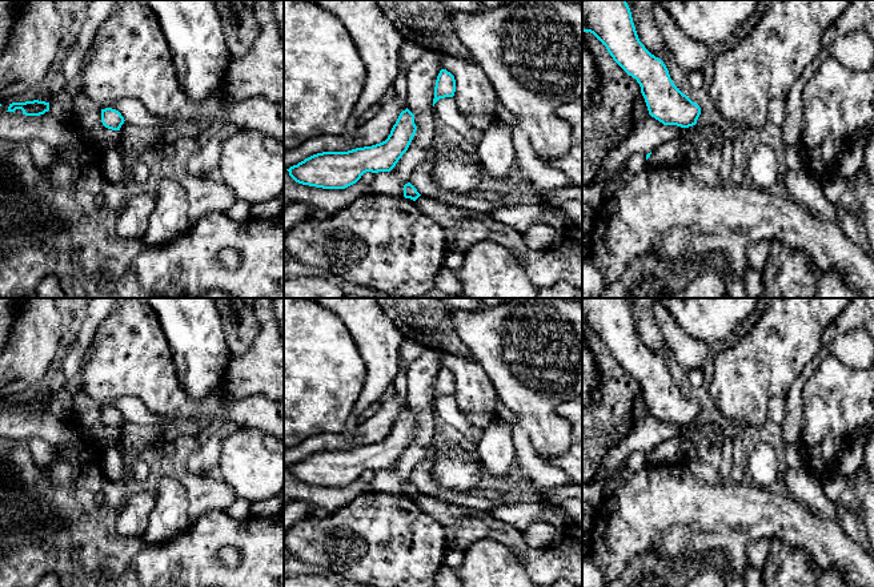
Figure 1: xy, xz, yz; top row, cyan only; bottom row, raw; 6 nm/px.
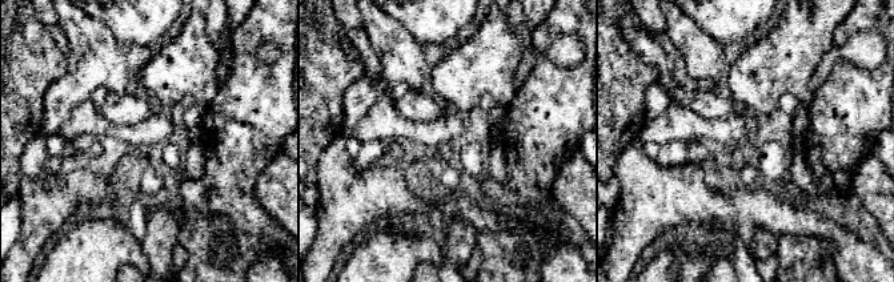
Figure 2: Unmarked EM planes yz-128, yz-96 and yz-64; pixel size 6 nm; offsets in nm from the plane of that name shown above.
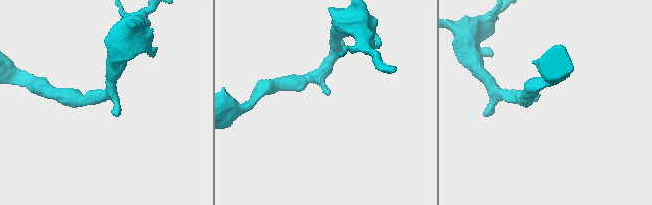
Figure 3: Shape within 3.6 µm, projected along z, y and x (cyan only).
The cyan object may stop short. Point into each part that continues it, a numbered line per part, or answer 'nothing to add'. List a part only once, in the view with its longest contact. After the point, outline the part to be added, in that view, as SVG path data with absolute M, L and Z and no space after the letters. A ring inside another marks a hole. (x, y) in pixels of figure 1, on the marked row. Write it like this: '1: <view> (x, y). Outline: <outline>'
nothing to add

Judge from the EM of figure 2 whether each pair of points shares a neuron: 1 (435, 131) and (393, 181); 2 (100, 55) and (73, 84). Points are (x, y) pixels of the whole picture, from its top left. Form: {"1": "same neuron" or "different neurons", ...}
{"1": "different neurons", "2": "same neuron"}

